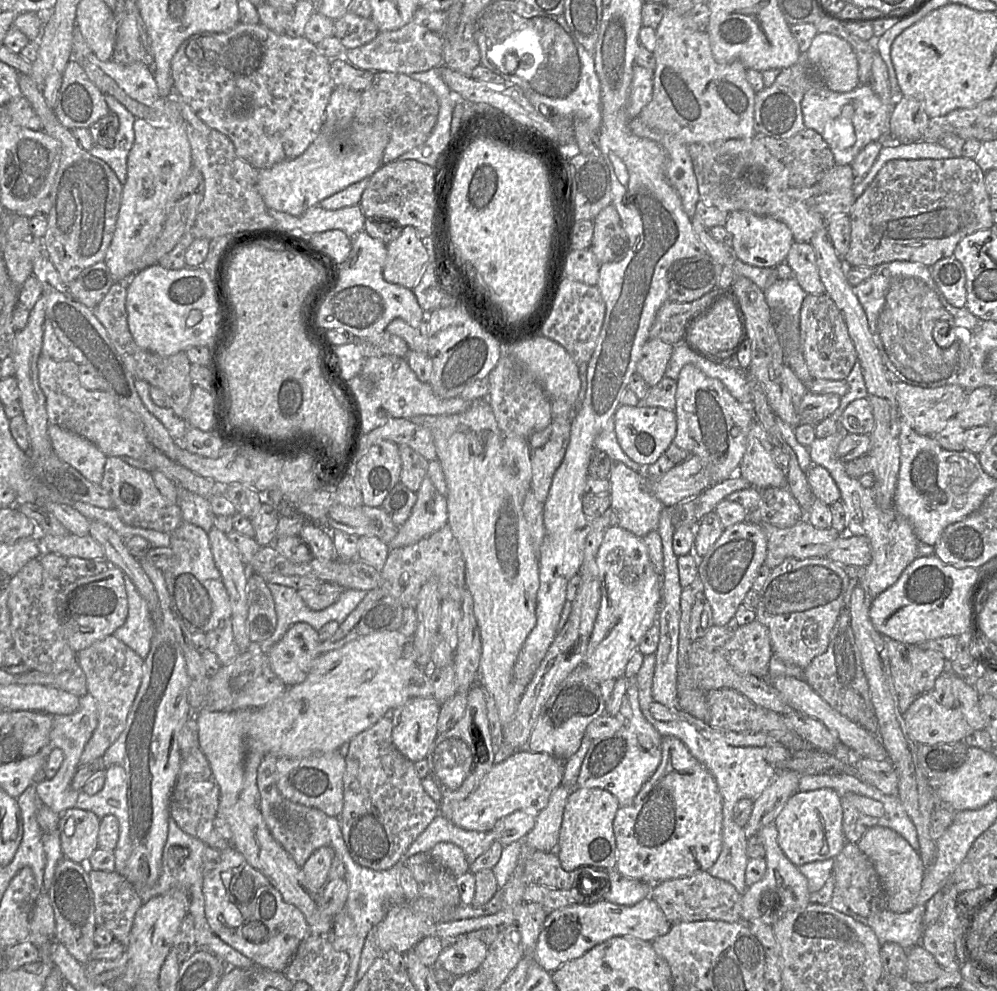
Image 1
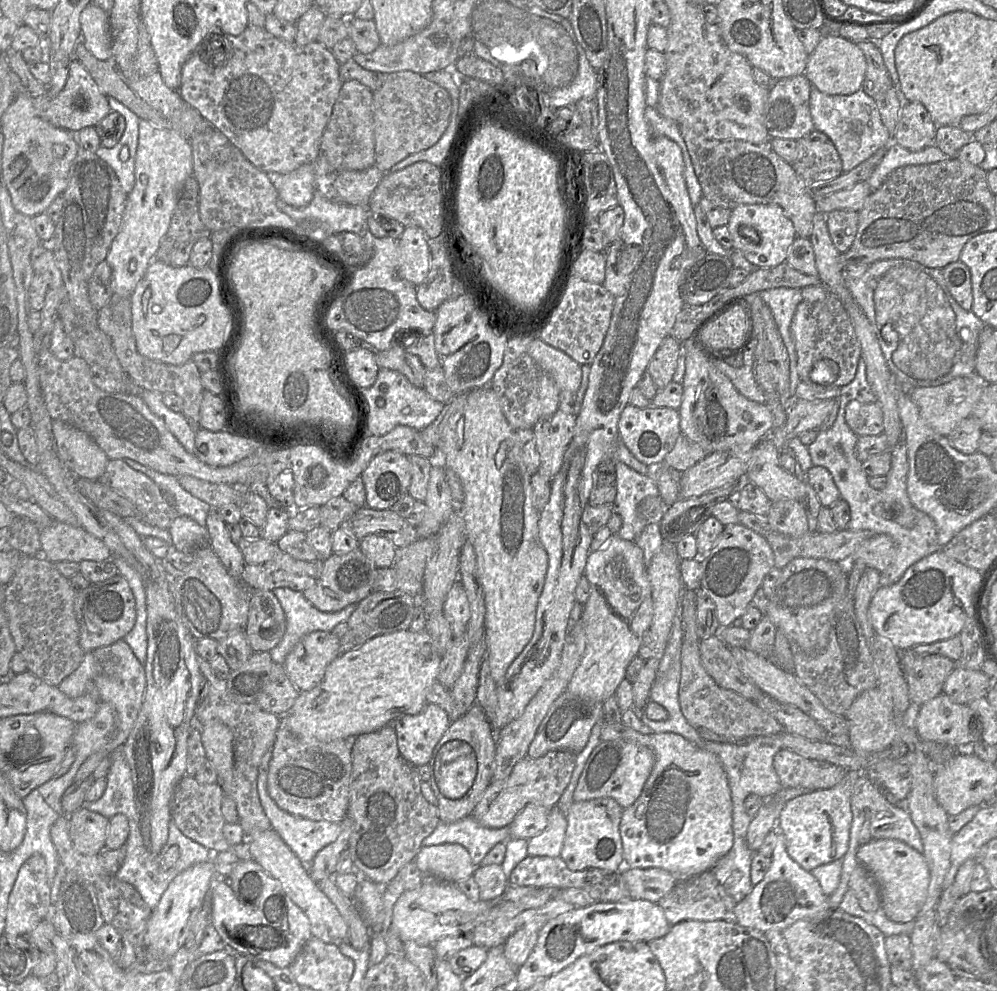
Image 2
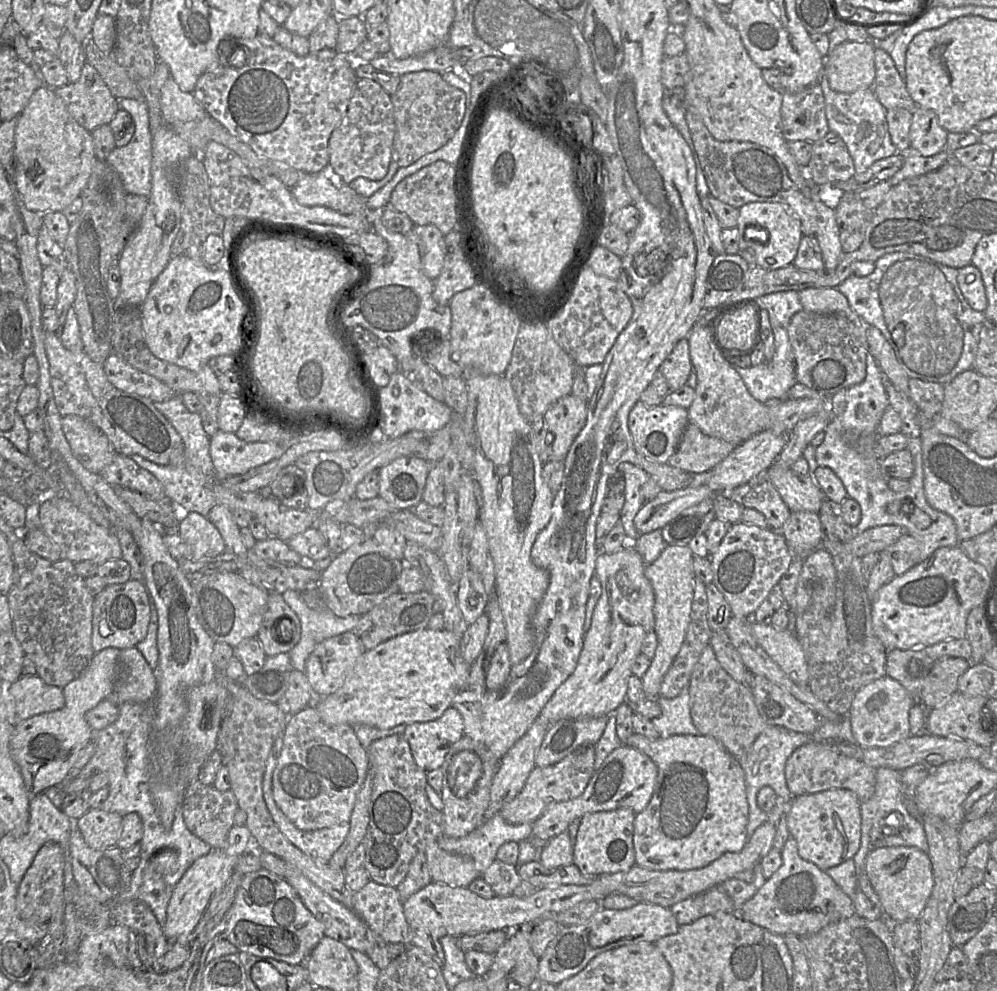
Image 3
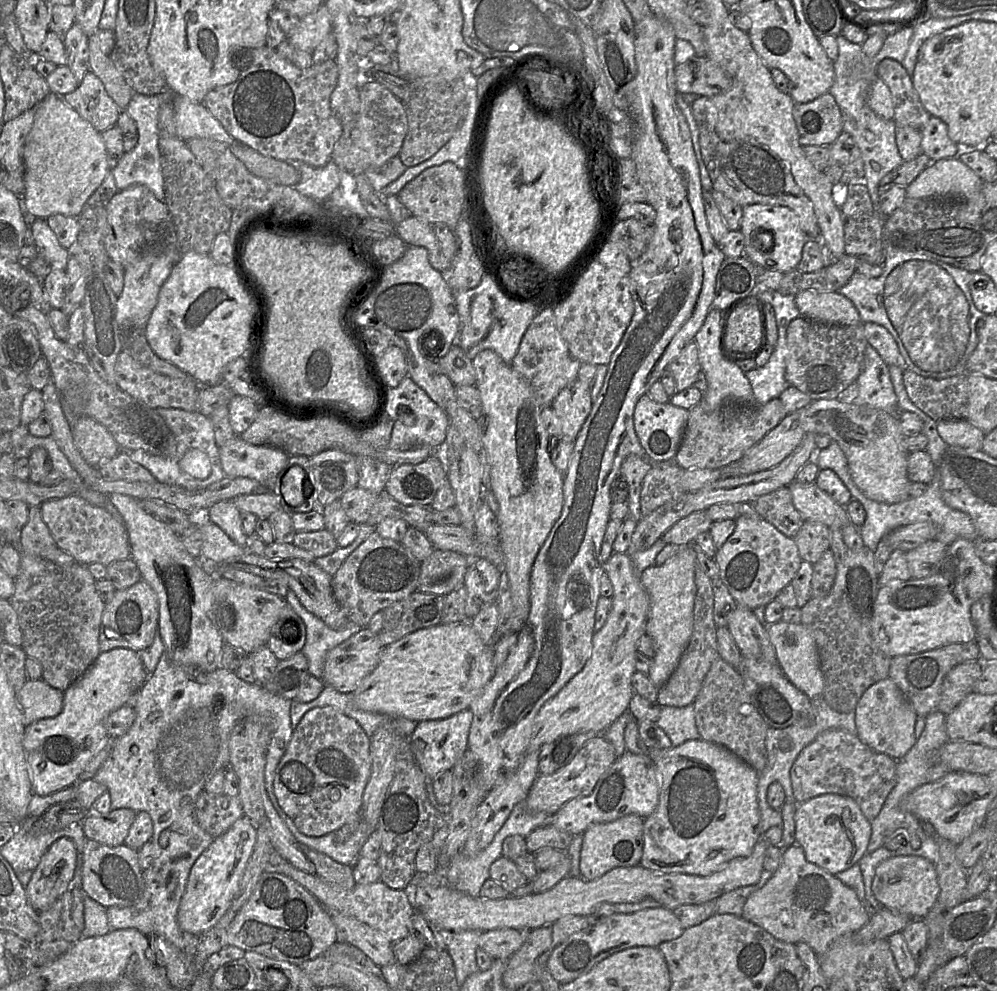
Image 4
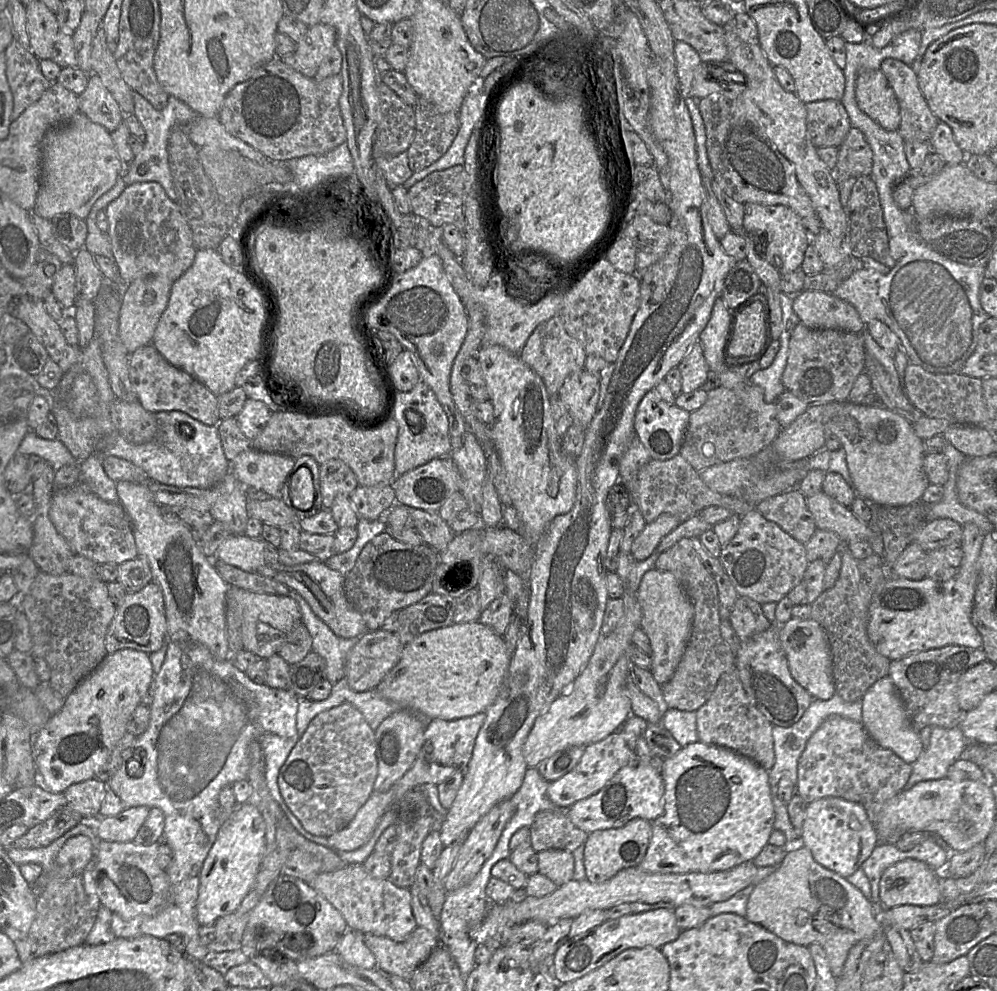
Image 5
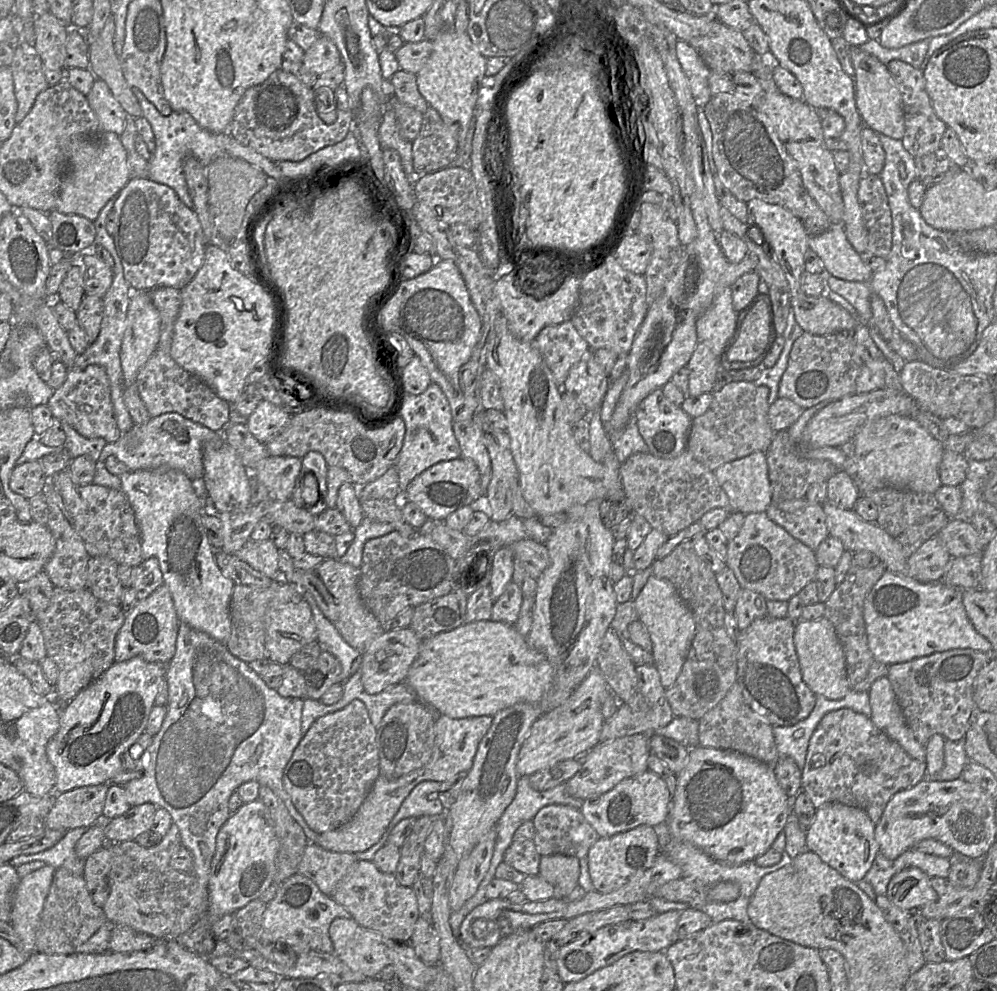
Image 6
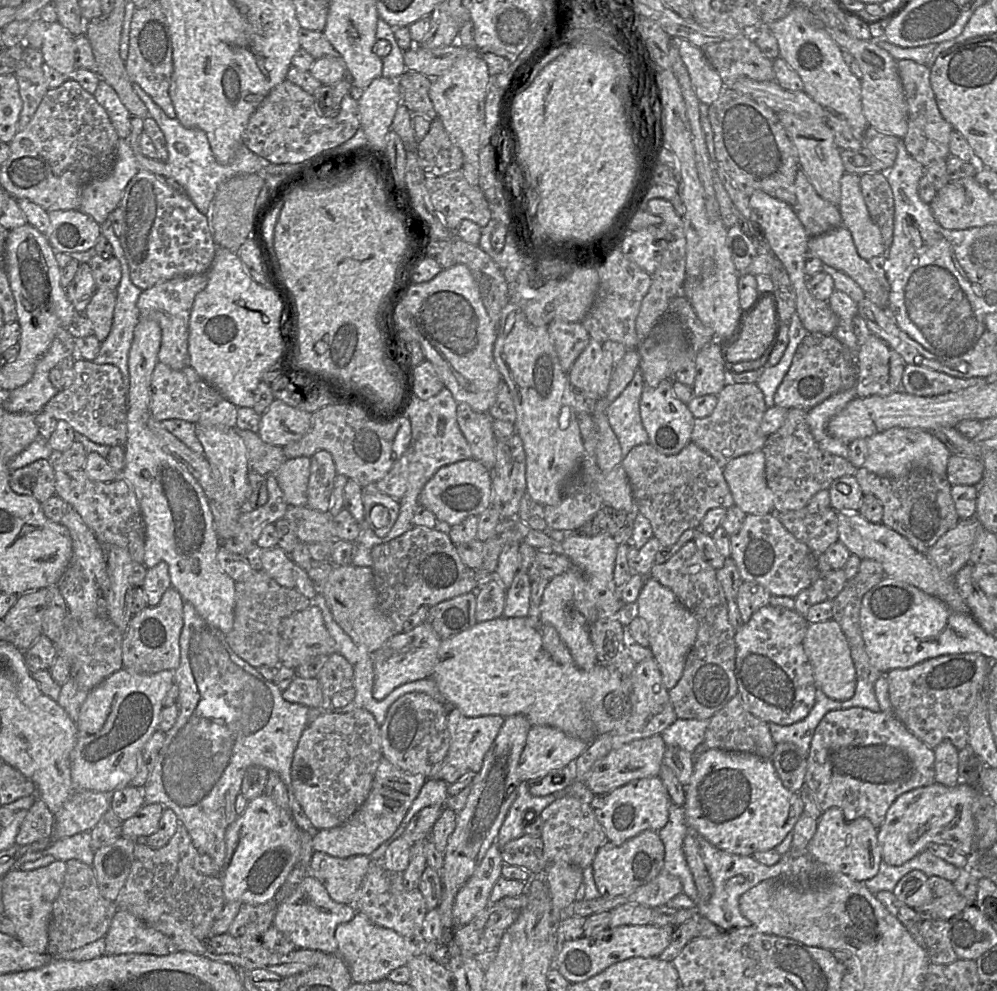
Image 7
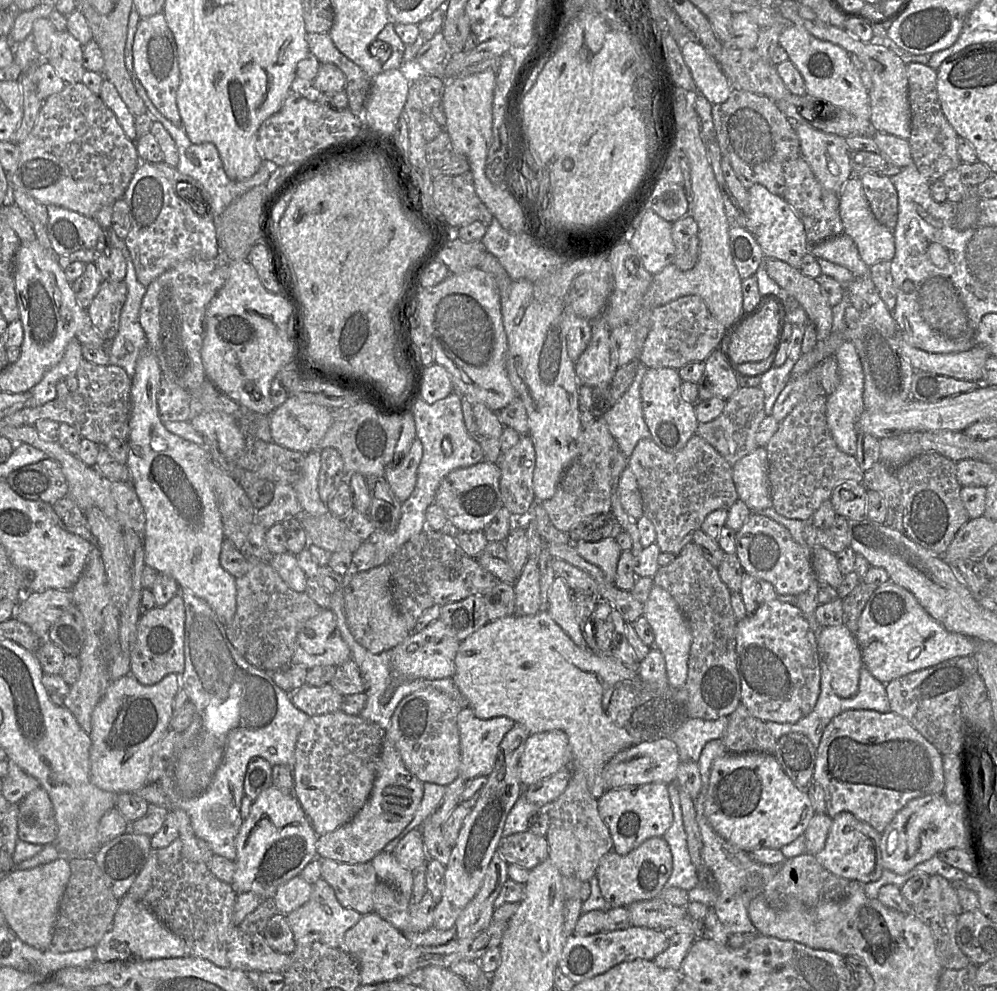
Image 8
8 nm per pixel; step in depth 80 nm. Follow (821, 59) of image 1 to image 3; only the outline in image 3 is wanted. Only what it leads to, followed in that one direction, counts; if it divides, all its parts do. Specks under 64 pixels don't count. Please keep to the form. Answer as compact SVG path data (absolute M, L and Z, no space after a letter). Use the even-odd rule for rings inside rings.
M848 40L829 49L824 68L829 87L840 93L873 87L876 75L874 50L872 40Z

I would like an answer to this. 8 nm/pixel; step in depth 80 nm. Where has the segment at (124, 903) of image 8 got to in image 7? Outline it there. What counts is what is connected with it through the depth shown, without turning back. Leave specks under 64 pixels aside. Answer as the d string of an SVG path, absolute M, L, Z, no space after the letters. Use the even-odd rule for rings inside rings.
M118 909L105 935L105 954L166 956L177 951L173 942L130 912Z

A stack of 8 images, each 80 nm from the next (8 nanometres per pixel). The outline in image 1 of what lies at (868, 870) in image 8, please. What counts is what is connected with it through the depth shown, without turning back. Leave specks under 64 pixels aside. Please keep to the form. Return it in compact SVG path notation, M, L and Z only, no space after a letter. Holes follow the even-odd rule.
M831 788L797 791L774 821L778 831L778 844L787 858L797 867L836 857L847 842L843 831L841 798Z

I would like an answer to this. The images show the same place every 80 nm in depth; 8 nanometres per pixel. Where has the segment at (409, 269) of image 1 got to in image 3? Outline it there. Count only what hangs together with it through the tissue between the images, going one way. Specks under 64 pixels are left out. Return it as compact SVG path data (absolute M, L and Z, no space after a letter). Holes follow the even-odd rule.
M434 225L415 226L415 233L424 245L422 272L435 280L441 273L446 256L445 235Z

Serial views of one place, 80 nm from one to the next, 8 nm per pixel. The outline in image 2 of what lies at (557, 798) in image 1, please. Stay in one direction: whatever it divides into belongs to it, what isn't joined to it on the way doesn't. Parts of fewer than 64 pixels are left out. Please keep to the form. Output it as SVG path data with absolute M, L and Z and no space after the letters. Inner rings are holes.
M555 805L550 809L548 824L537 836L528 840L528 855L530 856L560 856L567 828L564 809Z

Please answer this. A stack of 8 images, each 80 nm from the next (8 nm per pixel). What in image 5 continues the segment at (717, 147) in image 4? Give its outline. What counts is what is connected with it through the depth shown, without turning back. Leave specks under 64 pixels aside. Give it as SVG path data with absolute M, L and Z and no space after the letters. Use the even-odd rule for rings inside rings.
M711 94L698 103L706 130L707 156L714 180L735 201L763 206L785 206L800 219L810 236L822 230L815 208L800 185L795 166L784 157L760 127L749 120L733 117L730 101L720 94Z

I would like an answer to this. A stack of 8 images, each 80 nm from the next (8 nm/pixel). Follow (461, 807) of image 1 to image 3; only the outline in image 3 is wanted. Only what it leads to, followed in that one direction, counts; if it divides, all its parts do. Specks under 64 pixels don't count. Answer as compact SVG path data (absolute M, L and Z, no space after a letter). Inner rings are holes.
M590 744L575 750L553 765L547 767L535 766L521 792L504 805L499 814L511 824L533 823L549 805L579 797L597 769L595 762L595 744Z

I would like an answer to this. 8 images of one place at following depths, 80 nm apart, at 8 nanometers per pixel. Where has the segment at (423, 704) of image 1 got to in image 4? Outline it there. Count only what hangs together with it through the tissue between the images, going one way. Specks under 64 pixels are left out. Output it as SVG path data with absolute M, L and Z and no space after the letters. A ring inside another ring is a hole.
M468 709L446 719L417 723L409 740L415 761L428 780L431 781L439 773L452 770L456 762L463 756L468 749L468 737L472 719L473 714Z

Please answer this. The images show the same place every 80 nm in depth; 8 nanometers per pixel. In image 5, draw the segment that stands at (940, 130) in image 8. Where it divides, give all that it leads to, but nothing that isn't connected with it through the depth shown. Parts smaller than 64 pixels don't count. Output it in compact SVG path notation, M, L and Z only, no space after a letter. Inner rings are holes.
M895 58L884 59L880 69L892 87L900 109L899 133L903 141L929 143L939 123L918 85L917 73Z

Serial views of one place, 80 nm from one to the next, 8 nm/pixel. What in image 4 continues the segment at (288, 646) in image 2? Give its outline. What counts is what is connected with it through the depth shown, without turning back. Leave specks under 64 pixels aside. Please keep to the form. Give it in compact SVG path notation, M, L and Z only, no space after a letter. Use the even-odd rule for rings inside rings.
M289 591L285 599L306 627L306 641L302 654L308 660L309 674L322 679L327 653L363 628L350 621L343 630L334 630L307 611L294 592Z

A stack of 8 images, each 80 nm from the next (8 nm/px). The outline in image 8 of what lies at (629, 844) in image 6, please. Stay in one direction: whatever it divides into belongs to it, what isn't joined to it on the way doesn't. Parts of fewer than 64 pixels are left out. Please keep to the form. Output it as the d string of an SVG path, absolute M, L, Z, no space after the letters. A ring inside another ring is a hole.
M652 837L627 855L619 855L614 850L605 854L599 861L596 877L609 908L629 907L638 901L659 898L667 886L672 869L669 845L662 837Z

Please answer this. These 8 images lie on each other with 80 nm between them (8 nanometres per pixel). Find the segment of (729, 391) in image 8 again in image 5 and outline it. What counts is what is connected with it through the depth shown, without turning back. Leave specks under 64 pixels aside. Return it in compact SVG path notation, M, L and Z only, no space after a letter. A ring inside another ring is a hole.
M700 342L692 346L677 368L682 377L683 393L690 393L701 388L711 370L705 360Z

